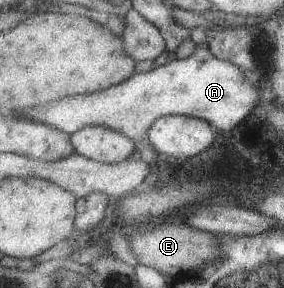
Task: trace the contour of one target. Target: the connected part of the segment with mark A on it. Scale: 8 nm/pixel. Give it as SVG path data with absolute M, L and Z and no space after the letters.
M196 45L194 53L187 59L175 59L150 72L135 74L125 83L105 91L82 94L72 99L62 99L52 107L38 107L26 111L24 117L40 119L57 129L74 134L92 125L104 125L123 132L131 139L148 142L154 123L171 114L185 114L208 121L217 130L232 131L248 117L261 101L261 91L248 79L240 67L220 60L213 55L208 45Z

